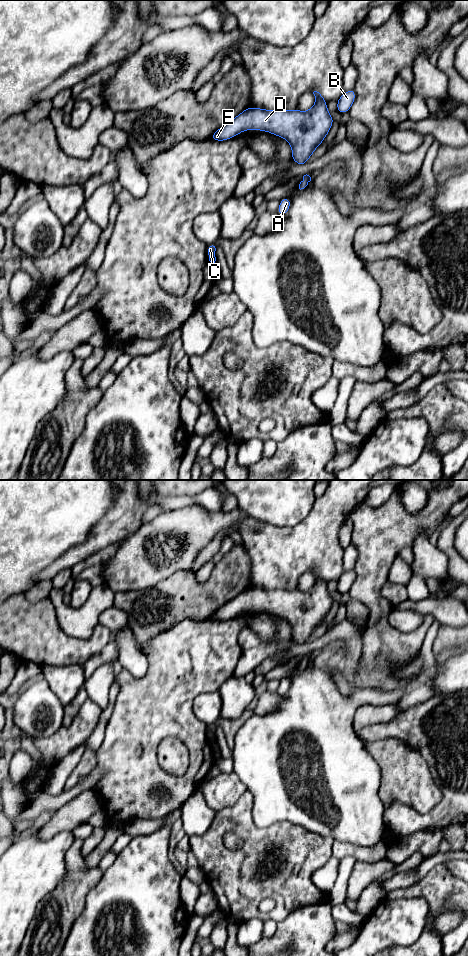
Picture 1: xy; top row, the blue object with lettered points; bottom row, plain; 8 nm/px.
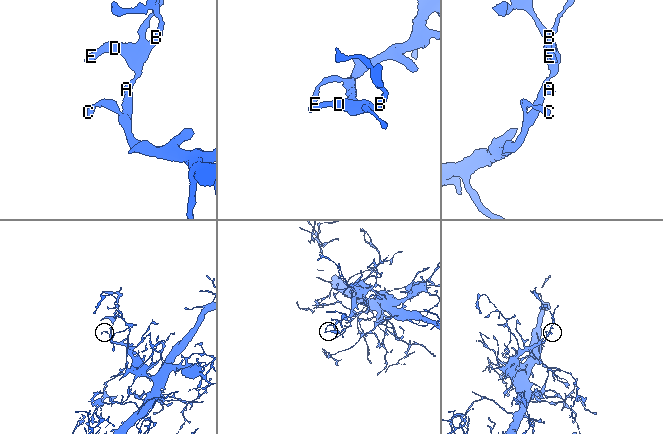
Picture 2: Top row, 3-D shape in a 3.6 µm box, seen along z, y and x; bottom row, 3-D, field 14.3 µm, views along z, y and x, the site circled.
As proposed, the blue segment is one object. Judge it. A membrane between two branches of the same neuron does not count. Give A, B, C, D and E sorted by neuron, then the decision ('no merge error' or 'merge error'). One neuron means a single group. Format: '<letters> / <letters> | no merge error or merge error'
A B C D E | no merge error

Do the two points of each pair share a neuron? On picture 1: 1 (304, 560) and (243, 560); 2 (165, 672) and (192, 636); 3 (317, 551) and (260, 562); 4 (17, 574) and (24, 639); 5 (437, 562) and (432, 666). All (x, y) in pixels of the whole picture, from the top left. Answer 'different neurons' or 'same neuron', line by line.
1: different neurons
2: same neuron
3: same neuron
4: different neurons
5: different neurons

